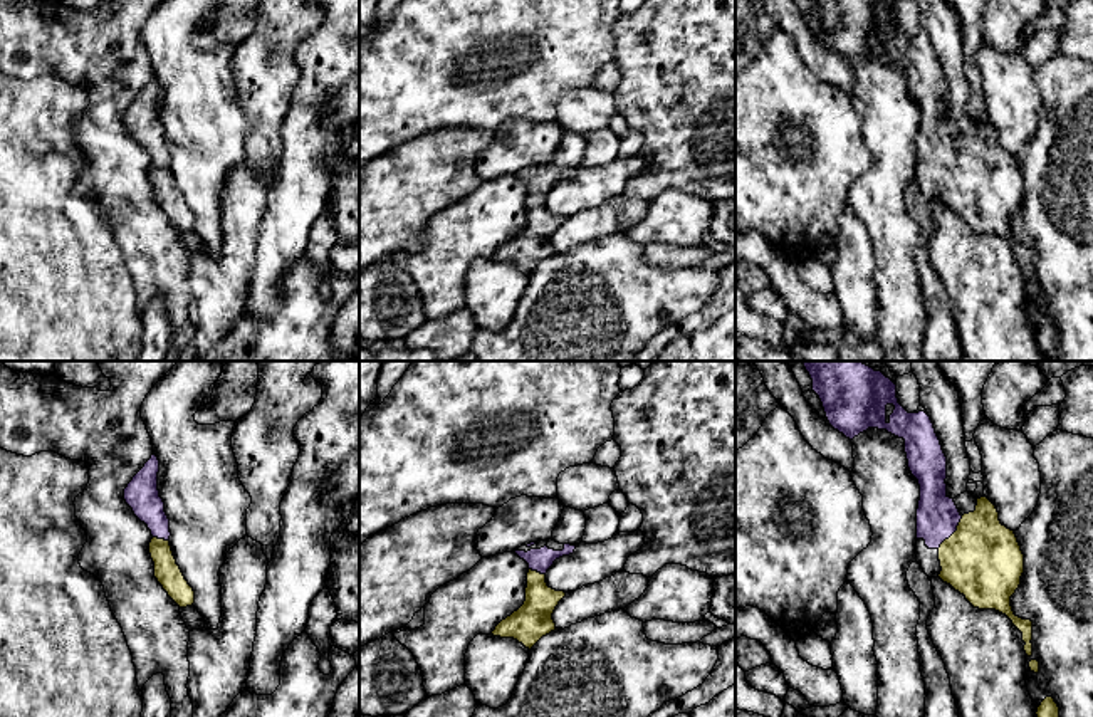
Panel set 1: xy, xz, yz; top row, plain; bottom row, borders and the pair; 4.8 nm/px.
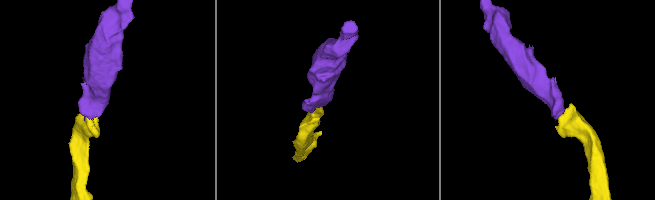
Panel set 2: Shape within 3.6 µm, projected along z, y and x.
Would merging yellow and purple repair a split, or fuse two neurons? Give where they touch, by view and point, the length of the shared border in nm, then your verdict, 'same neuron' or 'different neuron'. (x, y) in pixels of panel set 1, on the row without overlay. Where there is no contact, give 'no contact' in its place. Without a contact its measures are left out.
yz (954, 157) | 200 nm | same neuron

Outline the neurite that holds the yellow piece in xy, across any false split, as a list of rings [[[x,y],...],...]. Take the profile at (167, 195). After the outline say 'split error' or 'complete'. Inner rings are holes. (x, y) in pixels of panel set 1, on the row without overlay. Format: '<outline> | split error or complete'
[[[153,77],[124,113],[124,124],[151,154],[149,178],[154,186],[154,201],[180,232],[186,232],[195,227],[195,215],[185,203],[170,170],[170,143],[160,121],[158,96],[160,84]]] | split error

